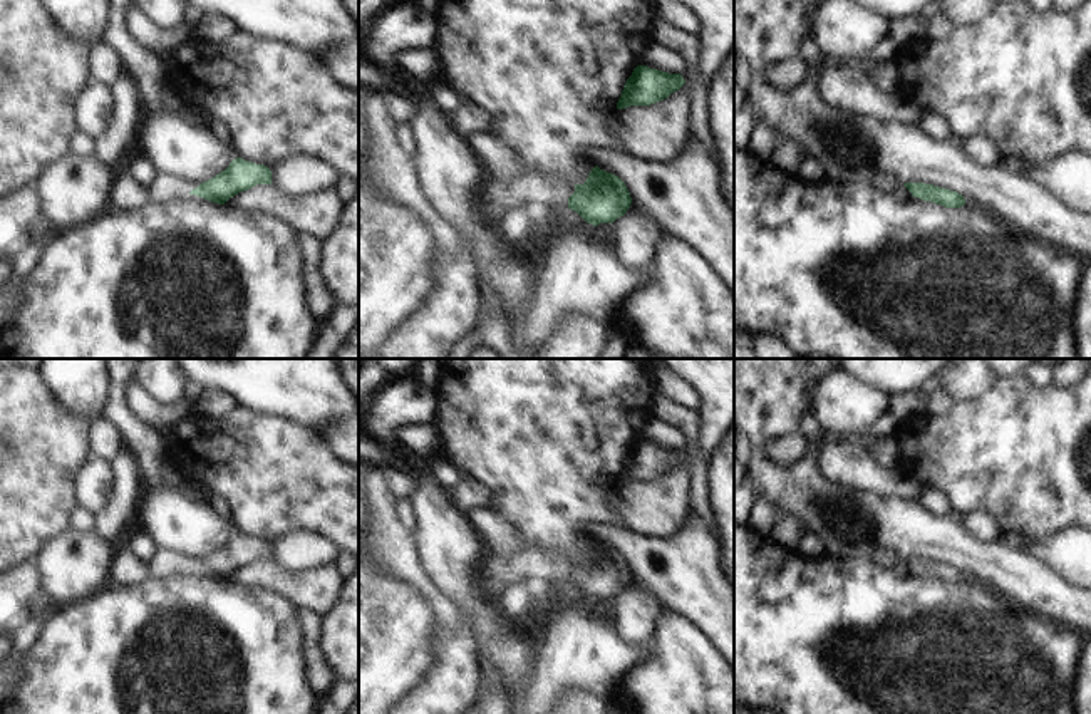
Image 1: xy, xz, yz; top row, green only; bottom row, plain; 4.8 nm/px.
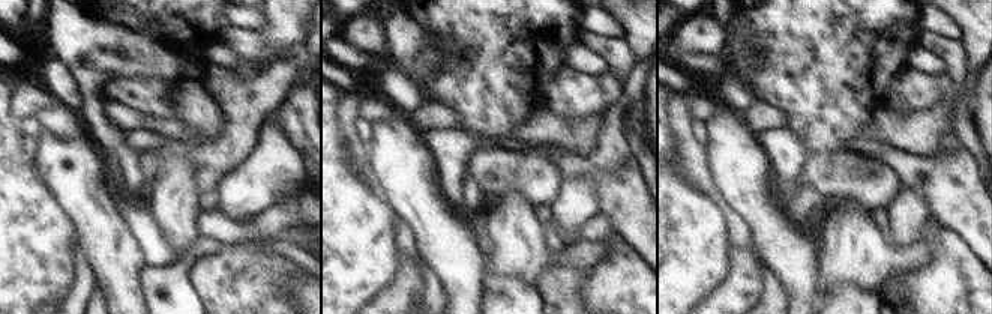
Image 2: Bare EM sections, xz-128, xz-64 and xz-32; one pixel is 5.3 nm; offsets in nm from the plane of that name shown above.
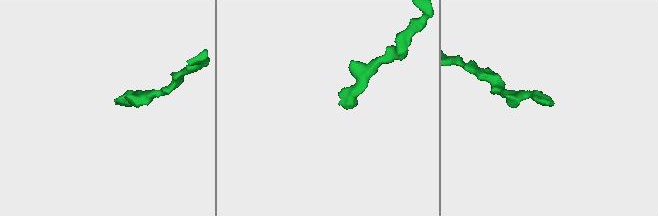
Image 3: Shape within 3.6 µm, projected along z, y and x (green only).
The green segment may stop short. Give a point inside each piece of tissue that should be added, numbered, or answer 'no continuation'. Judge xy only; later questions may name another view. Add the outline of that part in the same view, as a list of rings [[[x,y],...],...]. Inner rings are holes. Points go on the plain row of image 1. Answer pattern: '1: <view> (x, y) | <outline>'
1: xy (163, 563) | [[[158,550],[147,567],[151,580],[164,580],[169,575],[184,573],[191,568],[184,558],[178,558],[168,550]]]

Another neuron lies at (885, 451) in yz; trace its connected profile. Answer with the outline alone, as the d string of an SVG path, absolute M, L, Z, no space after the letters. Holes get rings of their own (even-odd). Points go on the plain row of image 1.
M885 437L871 442L870 453L880 468L887 471L900 468L900 444L897 437Z

